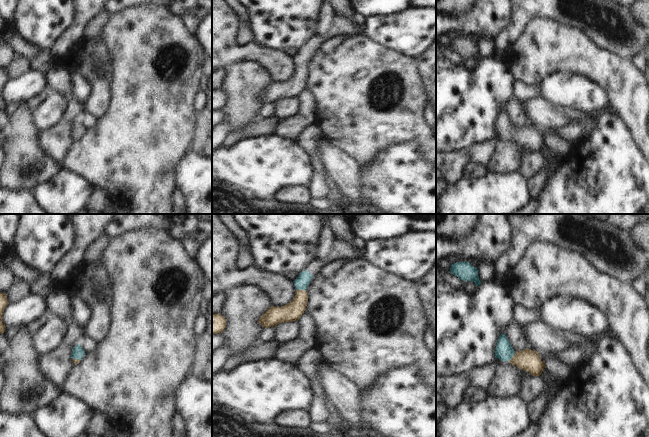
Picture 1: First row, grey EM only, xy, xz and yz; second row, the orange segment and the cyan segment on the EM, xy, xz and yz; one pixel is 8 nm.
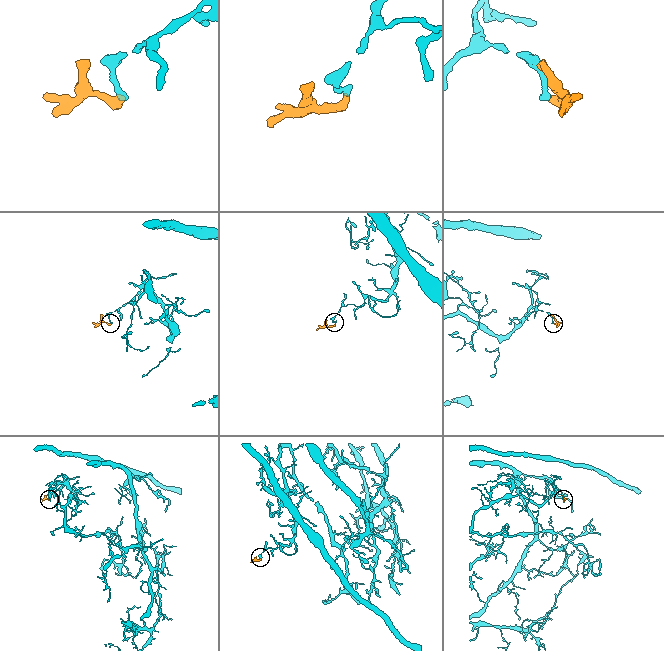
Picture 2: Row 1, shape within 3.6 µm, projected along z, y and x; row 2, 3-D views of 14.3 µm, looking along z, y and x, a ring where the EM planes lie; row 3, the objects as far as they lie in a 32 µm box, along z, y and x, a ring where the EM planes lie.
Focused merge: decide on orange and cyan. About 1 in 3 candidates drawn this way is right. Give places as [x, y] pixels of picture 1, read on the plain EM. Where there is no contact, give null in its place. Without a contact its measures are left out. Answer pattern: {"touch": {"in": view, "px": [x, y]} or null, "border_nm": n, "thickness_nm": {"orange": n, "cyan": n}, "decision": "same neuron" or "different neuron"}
{"touch": {"in": "yz", "px": [512, 133]}, "border_nm": 90, "thickness_nm": {"orange": 170, "cyan": 140}, "decision": "same neuron"}

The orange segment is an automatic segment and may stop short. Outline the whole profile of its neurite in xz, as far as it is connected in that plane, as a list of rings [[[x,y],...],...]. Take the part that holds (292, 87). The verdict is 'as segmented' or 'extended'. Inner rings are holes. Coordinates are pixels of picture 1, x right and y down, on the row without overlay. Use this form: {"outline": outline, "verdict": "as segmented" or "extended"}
{"outline": [[[335,14],[332,25],[323,37],[315,35],[307,42],[305,47],[299,49],[299,52],[293,57],[296,64],[294,75],[282,82],[271,82],[258,96],[264,103],[275,103],[279,99],[297,97],[306,86],[308,71],[305,67],[311,55],[317,51],[322,43],[337,35],[352,36],[358,28],[347,18]]], "verdict": "extended"}

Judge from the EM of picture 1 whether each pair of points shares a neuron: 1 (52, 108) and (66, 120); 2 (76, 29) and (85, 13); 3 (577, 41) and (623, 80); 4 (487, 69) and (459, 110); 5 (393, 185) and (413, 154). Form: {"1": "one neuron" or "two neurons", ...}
{"1": "two neurons", "2": "one neuron", "3": "one neuron", "4": "one neuron", "5": "one neuron"}

